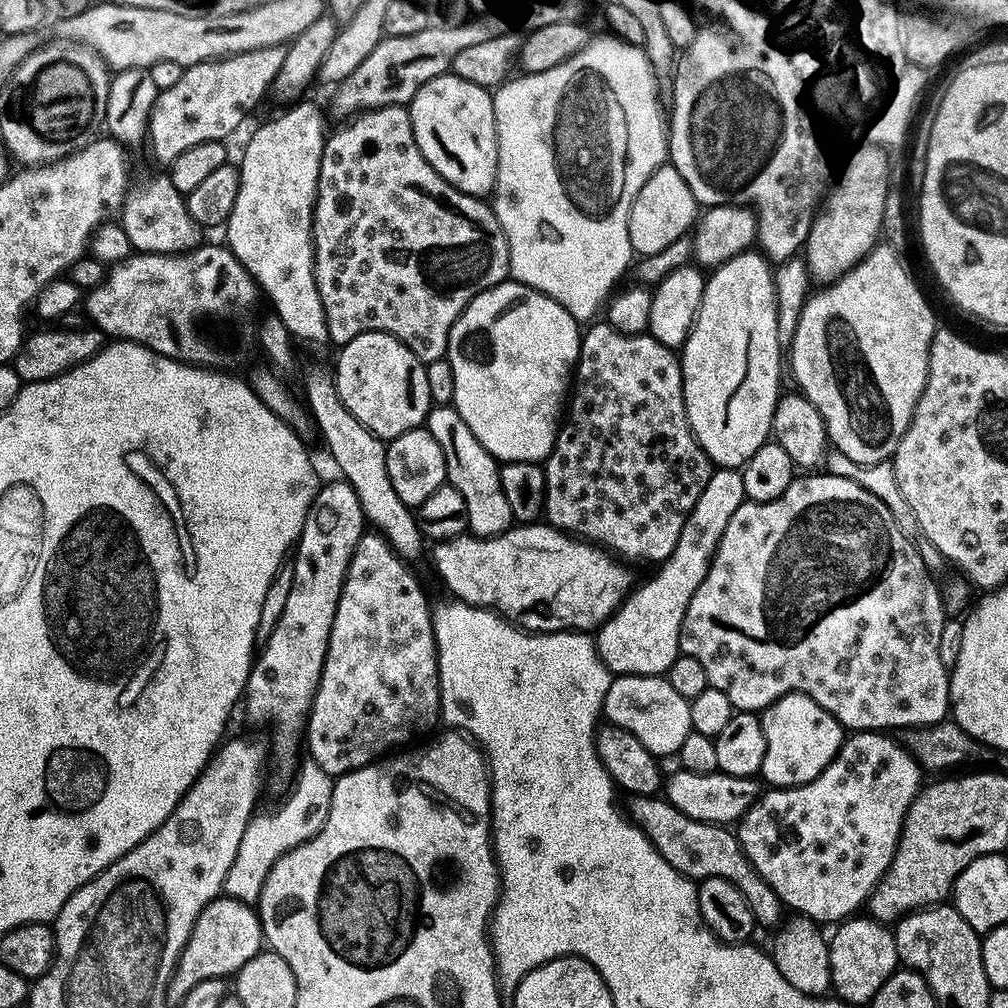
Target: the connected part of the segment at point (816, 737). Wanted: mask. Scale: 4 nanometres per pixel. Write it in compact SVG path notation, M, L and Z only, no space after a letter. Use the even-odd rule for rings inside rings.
M801 692L774 706L772 711L767 713L766 721L768 741L766 742L762 776L766 784L766 779L768 779L767 787L772 790L796 788L800 784L808 784L814 778L818 778L818 774L822 774L822 770L826 770L829 762L839 754L840 746L846 739L845 729L841 728L838 721L822 706L818 706L818 702L814 702L814 698Z

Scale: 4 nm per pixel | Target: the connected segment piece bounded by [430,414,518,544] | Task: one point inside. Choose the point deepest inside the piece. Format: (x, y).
(472, 471)

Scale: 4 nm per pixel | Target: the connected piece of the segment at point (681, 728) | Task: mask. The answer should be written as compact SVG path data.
M620 672L608 691L606 710L619 722L622 730L649 757L679 753L682 742L692 733L689 701L674 690L667 675L651 676L645 672Z

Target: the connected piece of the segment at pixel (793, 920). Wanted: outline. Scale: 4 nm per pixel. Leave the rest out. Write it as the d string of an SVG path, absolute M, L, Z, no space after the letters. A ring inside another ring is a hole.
M781 903L779 922L768 931L768 952L766 959L782 974L782 978L790 978L797 990L807 996L823 997L831 989L830 954L828 940L820 932L816 921L801 916L792 904ZM825 991L825 992L824 992Z

